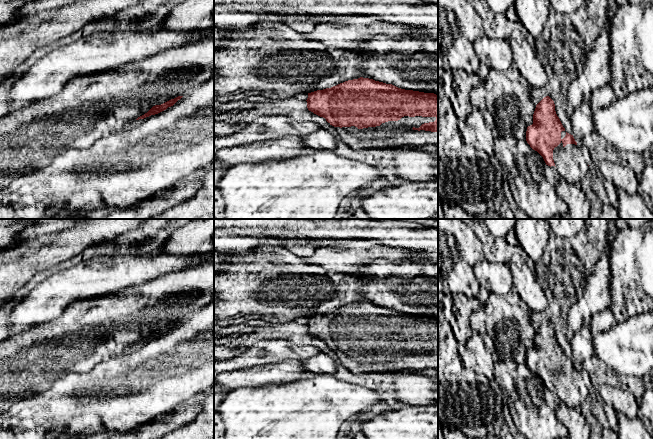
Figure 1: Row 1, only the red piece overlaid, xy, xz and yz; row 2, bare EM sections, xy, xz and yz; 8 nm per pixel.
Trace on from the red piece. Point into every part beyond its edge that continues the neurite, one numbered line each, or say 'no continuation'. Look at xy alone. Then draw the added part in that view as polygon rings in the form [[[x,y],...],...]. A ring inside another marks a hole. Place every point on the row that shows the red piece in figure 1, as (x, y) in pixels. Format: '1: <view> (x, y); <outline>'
no continuation

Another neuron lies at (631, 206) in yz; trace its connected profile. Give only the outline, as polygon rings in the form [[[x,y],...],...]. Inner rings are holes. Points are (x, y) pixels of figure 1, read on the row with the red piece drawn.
[[[617,190],[617,207],[620,219],[653,219],[653,212],[647,207],[641,193],[629,194]]]

